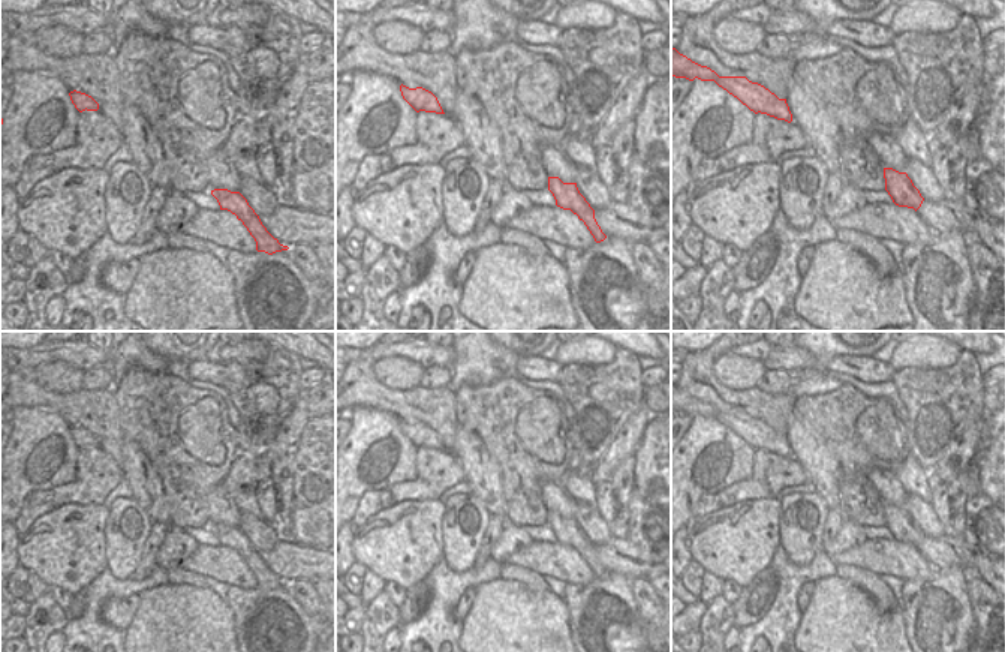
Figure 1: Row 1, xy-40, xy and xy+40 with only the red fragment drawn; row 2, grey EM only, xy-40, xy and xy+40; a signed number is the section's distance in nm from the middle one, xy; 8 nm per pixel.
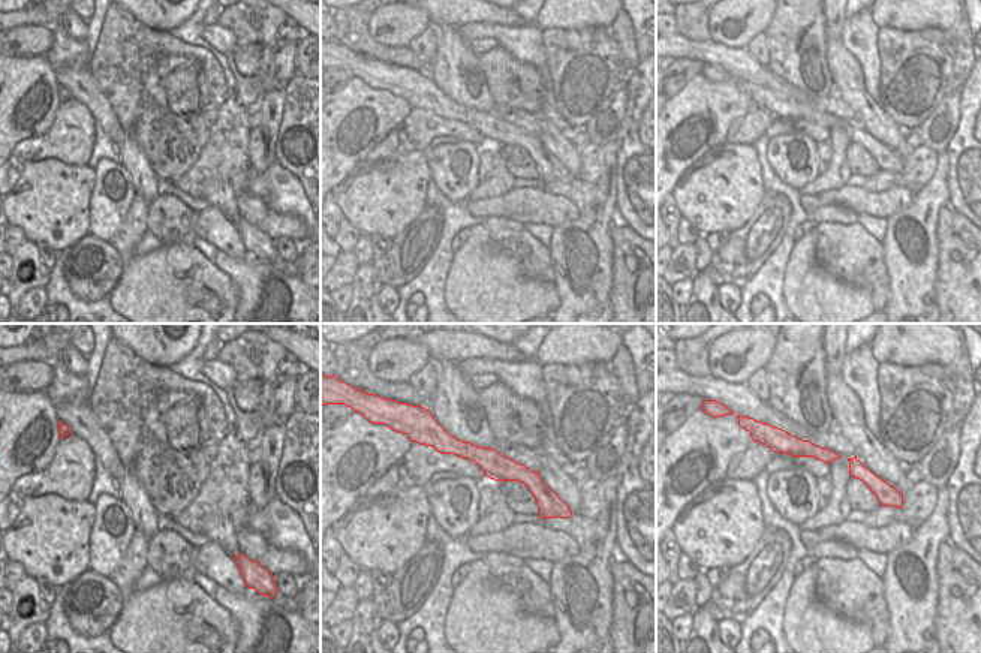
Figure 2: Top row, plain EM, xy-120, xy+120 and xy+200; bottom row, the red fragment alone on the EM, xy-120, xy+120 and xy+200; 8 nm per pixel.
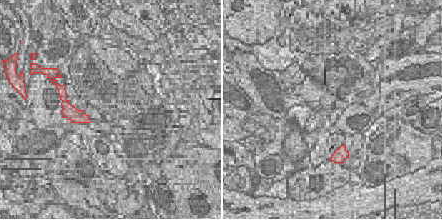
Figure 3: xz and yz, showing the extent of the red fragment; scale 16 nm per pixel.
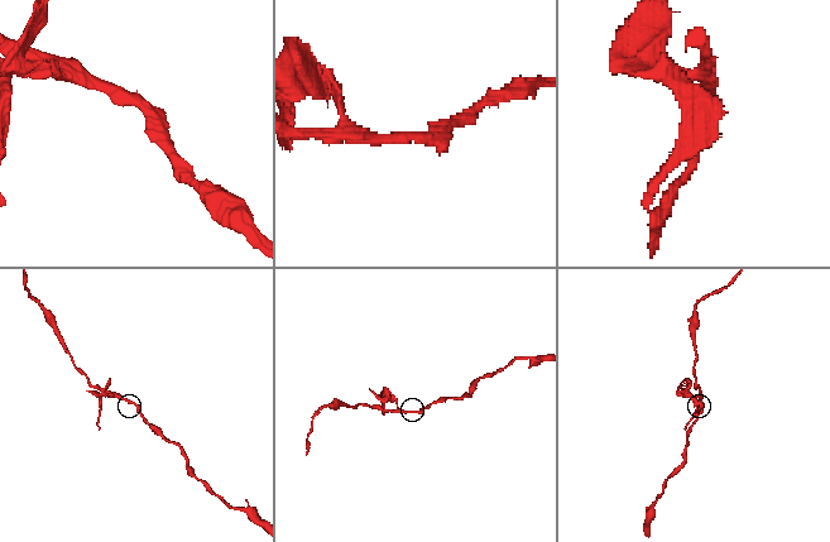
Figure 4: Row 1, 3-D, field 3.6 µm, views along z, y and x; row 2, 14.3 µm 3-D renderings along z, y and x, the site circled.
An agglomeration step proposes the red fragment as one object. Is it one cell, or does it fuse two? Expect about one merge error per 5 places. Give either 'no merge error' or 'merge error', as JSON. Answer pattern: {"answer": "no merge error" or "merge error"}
{"answer": "merge error"}

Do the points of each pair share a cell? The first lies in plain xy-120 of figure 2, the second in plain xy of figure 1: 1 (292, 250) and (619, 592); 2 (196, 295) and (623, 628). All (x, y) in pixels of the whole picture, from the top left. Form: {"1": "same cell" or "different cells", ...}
{"1": "different cells", "2": "different cells"}

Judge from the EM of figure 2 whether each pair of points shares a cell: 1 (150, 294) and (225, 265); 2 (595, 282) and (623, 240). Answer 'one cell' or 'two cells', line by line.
1: two cells
2: two cells

